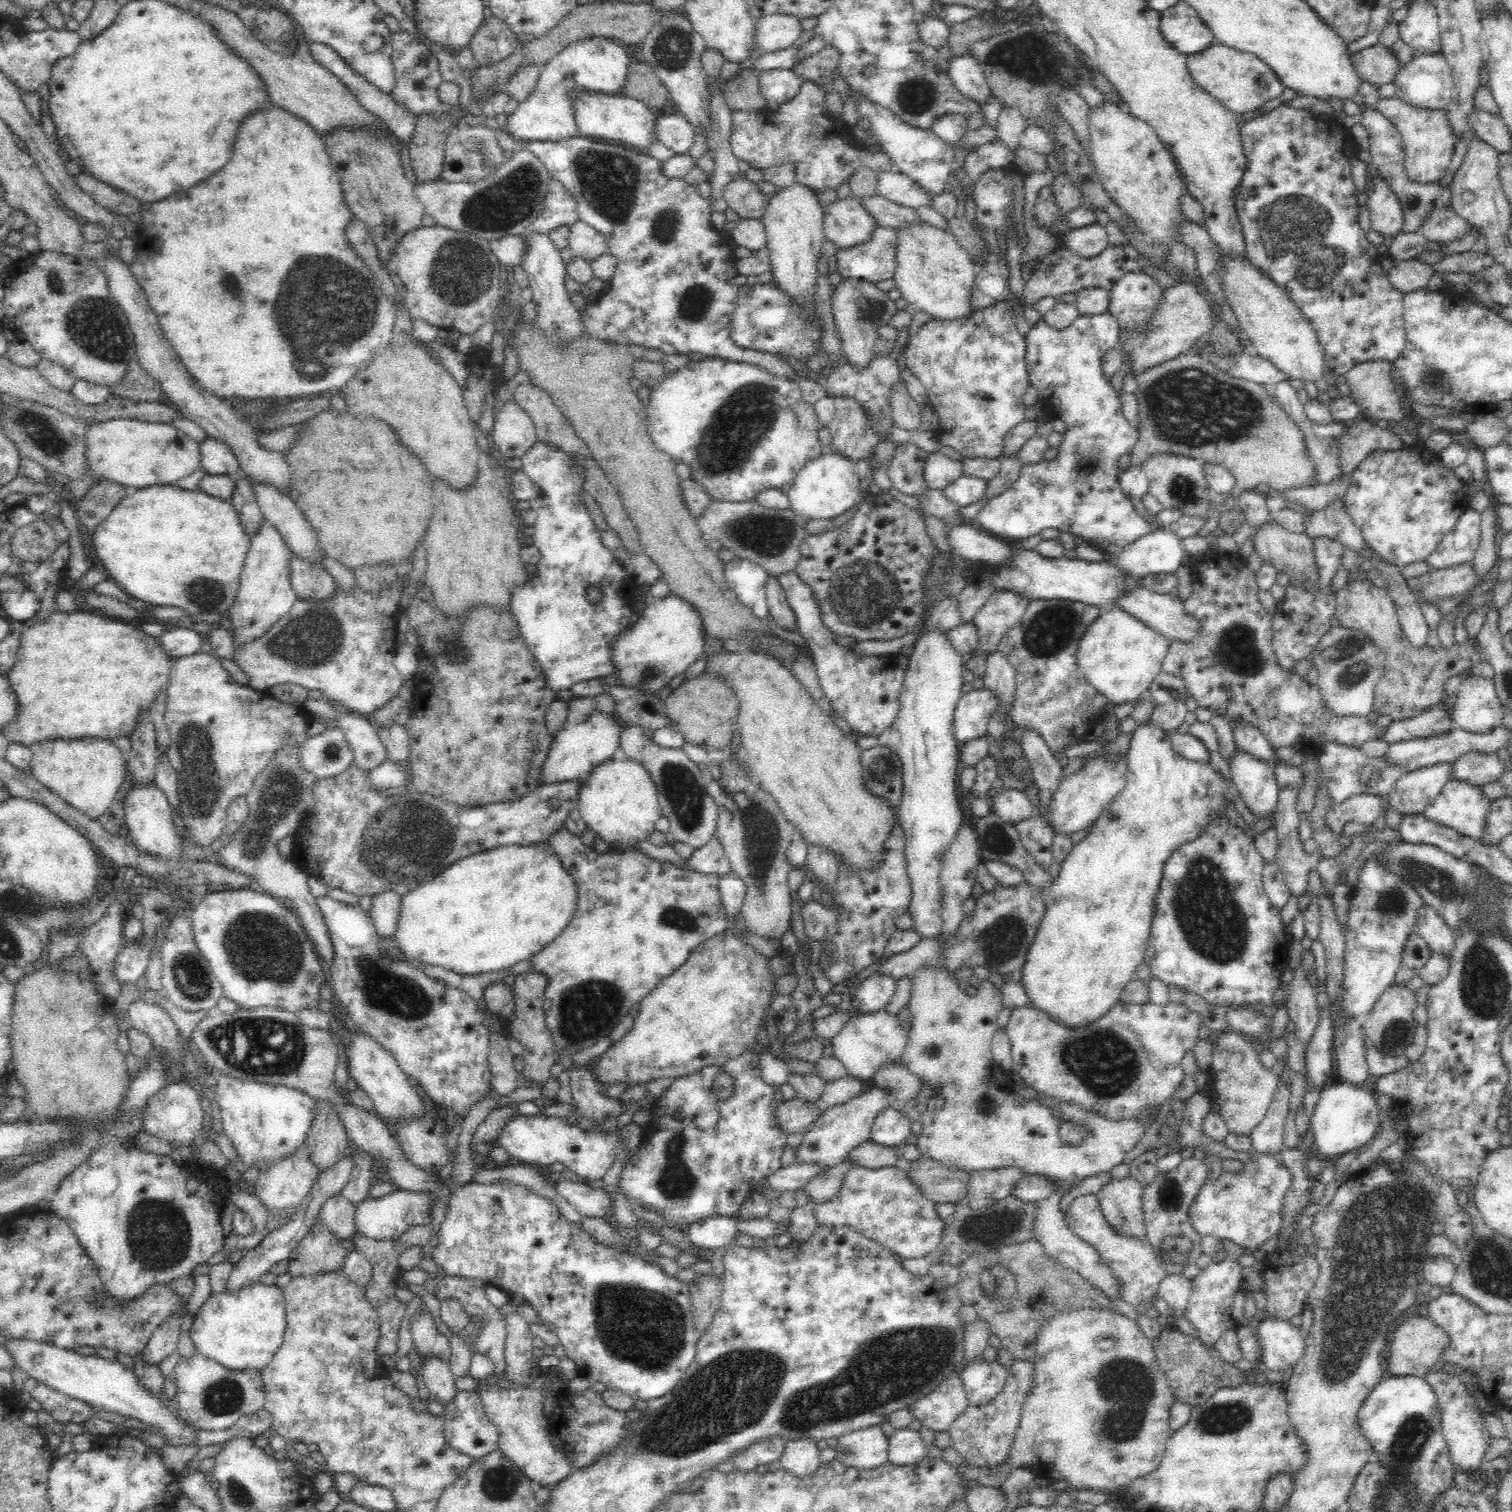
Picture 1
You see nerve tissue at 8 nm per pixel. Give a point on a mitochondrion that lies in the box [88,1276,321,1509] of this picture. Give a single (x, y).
(225, 1396)

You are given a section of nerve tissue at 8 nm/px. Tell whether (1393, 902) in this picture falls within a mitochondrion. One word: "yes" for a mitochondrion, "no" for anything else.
yes

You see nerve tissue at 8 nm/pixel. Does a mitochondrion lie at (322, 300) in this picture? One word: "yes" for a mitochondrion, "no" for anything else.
yes

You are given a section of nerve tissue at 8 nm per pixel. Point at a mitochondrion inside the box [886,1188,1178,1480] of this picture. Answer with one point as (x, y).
(1127, 1388)

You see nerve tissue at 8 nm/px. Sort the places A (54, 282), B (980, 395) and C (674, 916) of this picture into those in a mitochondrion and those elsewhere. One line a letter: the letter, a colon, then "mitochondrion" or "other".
A: mitochondrion
B: mitochondrion
C: mitochondrion

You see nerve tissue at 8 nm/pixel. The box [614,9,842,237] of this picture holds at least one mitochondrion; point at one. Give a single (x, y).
(672, 45)

